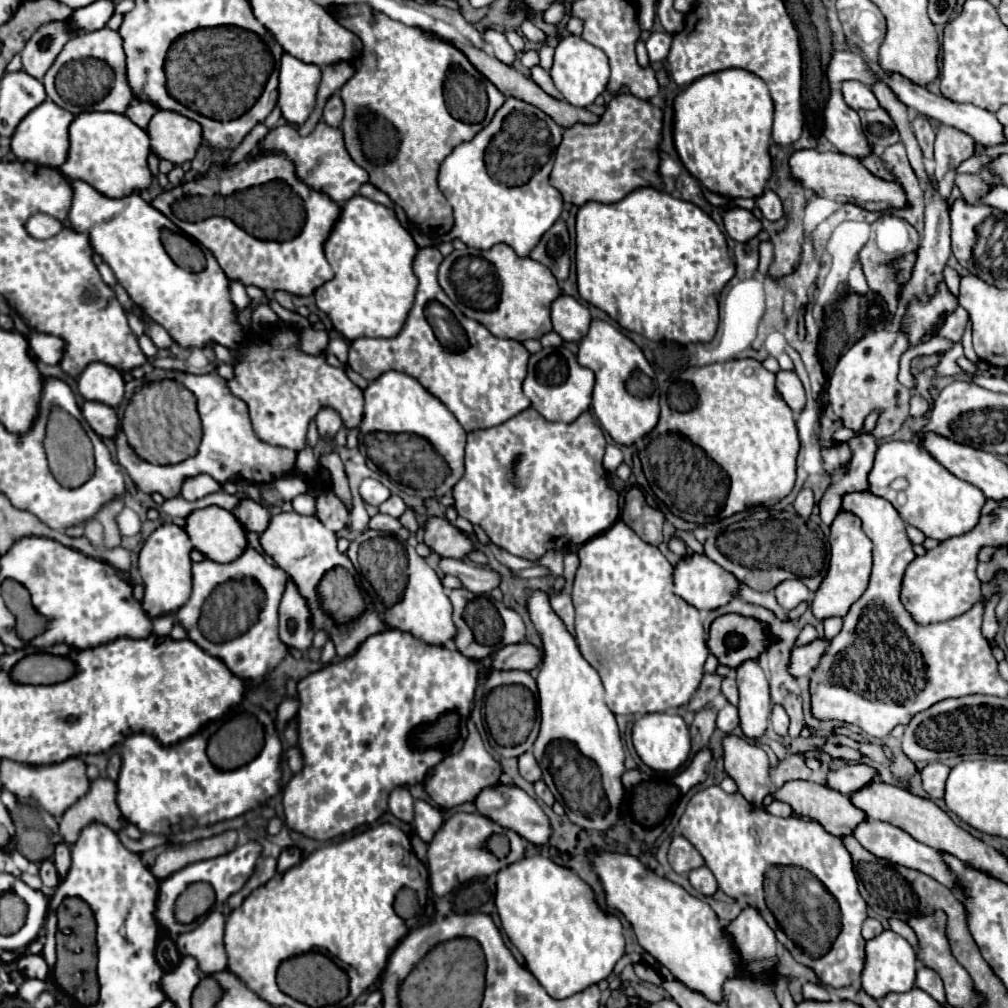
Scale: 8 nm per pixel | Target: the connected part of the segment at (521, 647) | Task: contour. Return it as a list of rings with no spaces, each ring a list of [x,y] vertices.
[[[519,643],[519,645],[507,645],[499,649],[495,655],[491,655],[491,659],[493,659],[491,669],[531,671],[541,665],[543,651],[541,647],[535,647],[531,643]]]

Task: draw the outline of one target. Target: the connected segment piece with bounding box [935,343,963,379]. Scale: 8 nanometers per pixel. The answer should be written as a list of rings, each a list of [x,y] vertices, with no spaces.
[[[955,343],[955,347],[951,351],[947,351],[943,355],[943,359],[937,363],[935,367],[935,379],[941,379],[941,377],[957,377],[961,373],[961,369],[955,365],[955,361],[963,355],[963,347],[961,343]]]

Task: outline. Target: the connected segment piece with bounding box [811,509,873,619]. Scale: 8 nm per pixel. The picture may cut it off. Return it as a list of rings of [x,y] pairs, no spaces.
[[[839,511],[833,525],[831,525],[831,535],[829,535],[829,545],[831,545],[831,563],[829,563],[829,571],[823,579],[823,585],[819,587],[819,591],[815,593],[813,599],[813,615],[817,619],[827,619],[833,615],[847,615],[849,607],[863,595],[863,591],[867,589],[869,583],[869,575],[871,575],[871,549],[873,543],[871,539],[863,533],[859,519],[851,513],[851,511]]]

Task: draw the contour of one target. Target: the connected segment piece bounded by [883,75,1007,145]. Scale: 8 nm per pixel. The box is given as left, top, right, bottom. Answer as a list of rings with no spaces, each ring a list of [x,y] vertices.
[[[891,75],[891,77],[883,77],[883,81],[893,89],[893,93],[909,107],[915,107],[921,115],[925,117],[931,117],[939,123],[947,123],[967,135],[971,135],[977,143],[981,145],[999,145],[999,143],[1005,143],[1007,139],[1003,137],[1003,125],[997,121],[997,117],[987,111],[987,109],[981,109],[981,107],[975,107],[971,103],[955,103],[947,97],[939,97],[939,95],[933,95],[929,93],[925,87],[919,87],[919,85],[913,85],[911,81],[907,81],[905,77],[901,75]]]

